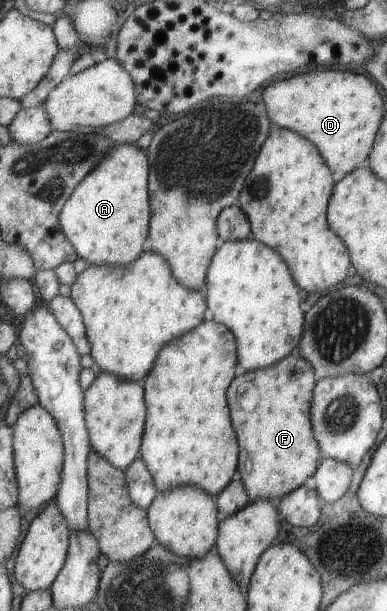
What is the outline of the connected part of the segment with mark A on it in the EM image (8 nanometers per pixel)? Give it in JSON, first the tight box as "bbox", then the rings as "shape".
{"bbox":[60,144,150,266],"shape":[[[118,144],[74,188],[60,210],[60,229],[76,252],[90,266],[126,266],[146,248],[150,222],[145,151],[132,144]]]}

